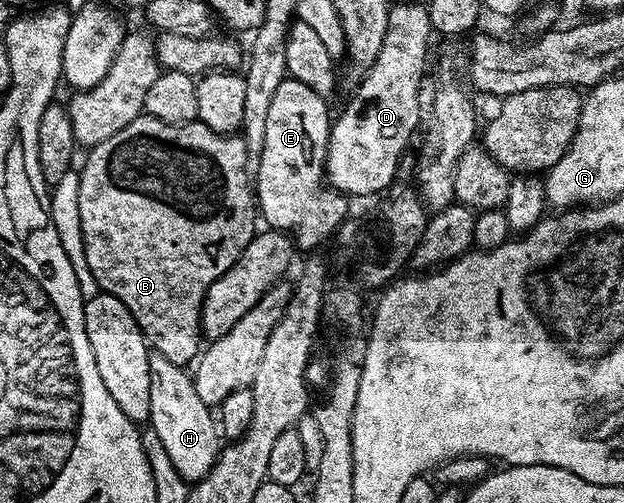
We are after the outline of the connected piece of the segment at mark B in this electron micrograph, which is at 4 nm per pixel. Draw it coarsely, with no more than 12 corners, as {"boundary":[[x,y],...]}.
{"boundary":[[142,114],[87,153],[96,287],[202,351],[258,231],[243,135]]}

